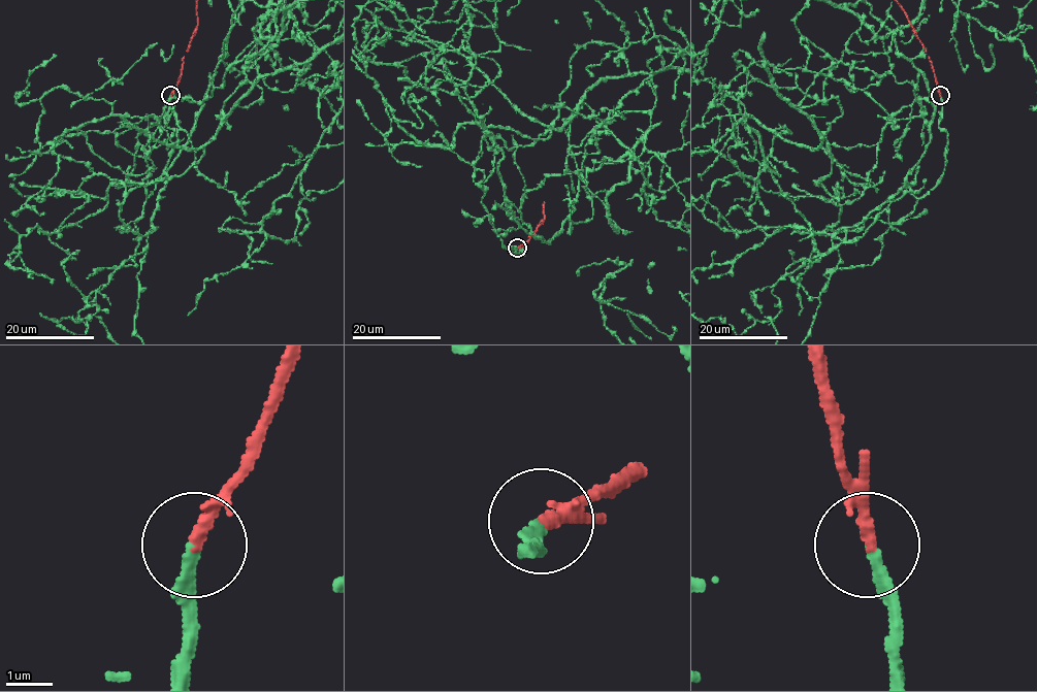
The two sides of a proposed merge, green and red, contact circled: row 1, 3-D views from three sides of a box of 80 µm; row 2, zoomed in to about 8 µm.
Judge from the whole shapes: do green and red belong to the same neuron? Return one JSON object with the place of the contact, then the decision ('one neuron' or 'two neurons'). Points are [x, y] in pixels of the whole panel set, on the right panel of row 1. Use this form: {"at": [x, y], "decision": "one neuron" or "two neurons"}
{"at": [940, 95], "decision": "one neuron"}

